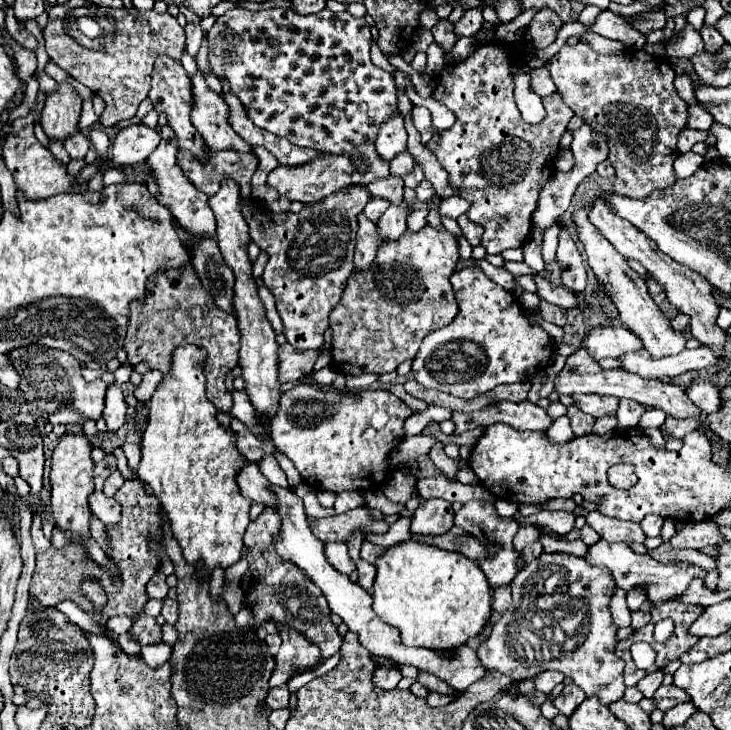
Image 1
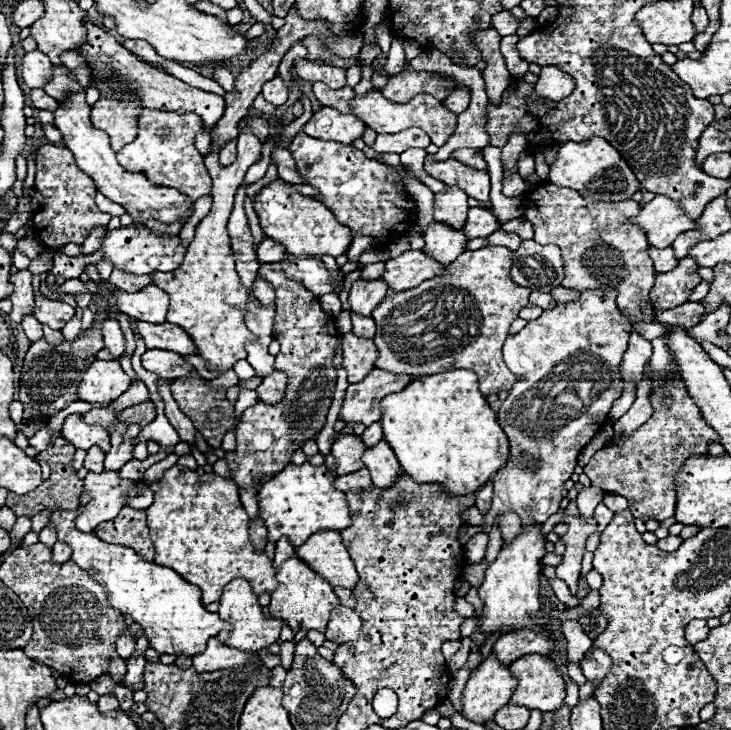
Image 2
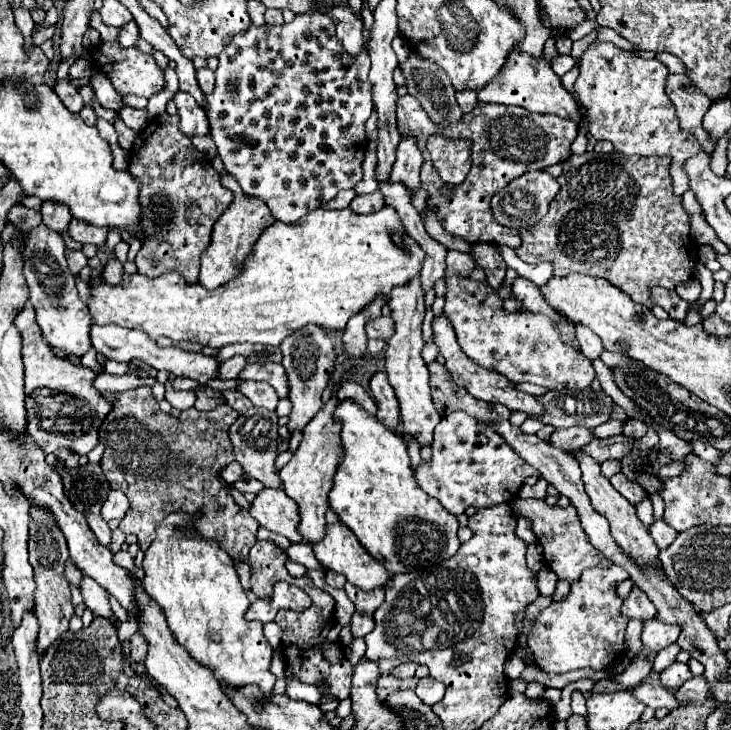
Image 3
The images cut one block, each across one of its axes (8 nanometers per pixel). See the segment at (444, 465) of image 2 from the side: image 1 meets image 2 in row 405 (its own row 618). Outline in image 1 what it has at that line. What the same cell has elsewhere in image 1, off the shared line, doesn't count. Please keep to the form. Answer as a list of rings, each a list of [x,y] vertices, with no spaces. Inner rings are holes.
[[[406,540],[388,546],[376,560],[374,580],[374,612],[390,626],[396,626],[406,646],[450,650],[478,636],[492,614],[492,590],[480,566],[460,552],[442,550],[418,540]]]

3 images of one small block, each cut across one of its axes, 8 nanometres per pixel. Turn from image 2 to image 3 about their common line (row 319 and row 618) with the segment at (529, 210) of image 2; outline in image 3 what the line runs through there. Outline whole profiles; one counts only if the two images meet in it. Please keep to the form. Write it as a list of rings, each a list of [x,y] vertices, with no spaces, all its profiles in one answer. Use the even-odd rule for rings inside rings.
[[[634,586],[630,596],[624,600],[622,614],[628,618],[636,618],[636,620],[650,620],[656,616],[656,608],[648,600],[646,592],[642,592],[638,586]]]

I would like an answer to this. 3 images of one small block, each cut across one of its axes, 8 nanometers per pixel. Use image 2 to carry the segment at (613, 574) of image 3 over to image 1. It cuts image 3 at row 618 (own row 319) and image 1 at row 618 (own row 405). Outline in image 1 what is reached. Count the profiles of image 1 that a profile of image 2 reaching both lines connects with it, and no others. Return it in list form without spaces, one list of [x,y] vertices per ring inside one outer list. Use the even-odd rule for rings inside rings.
[[[540,554],[532,562],[524,564],[516,578],[512,580],[512,604],[494,624],[492,634],[478,648],[478,658],[486,670],[496,670],[508,676],[512,682],[520,682],[526,678],[536,678],[544,670],[562,672],[566,678],[576,682],[586,696],[598,696],[604,706],[610,706],[614,700],[624,696],[624,662],[616,656],[616,632],[618,626],[610,614],[610,600],[616,590],[612,576],[608,576],[608,568],[590,566],[584,558],[572,554]],[[558,626],[566,632],[566,638],[574,642],[572,650],[566,650],[558,644]]]

